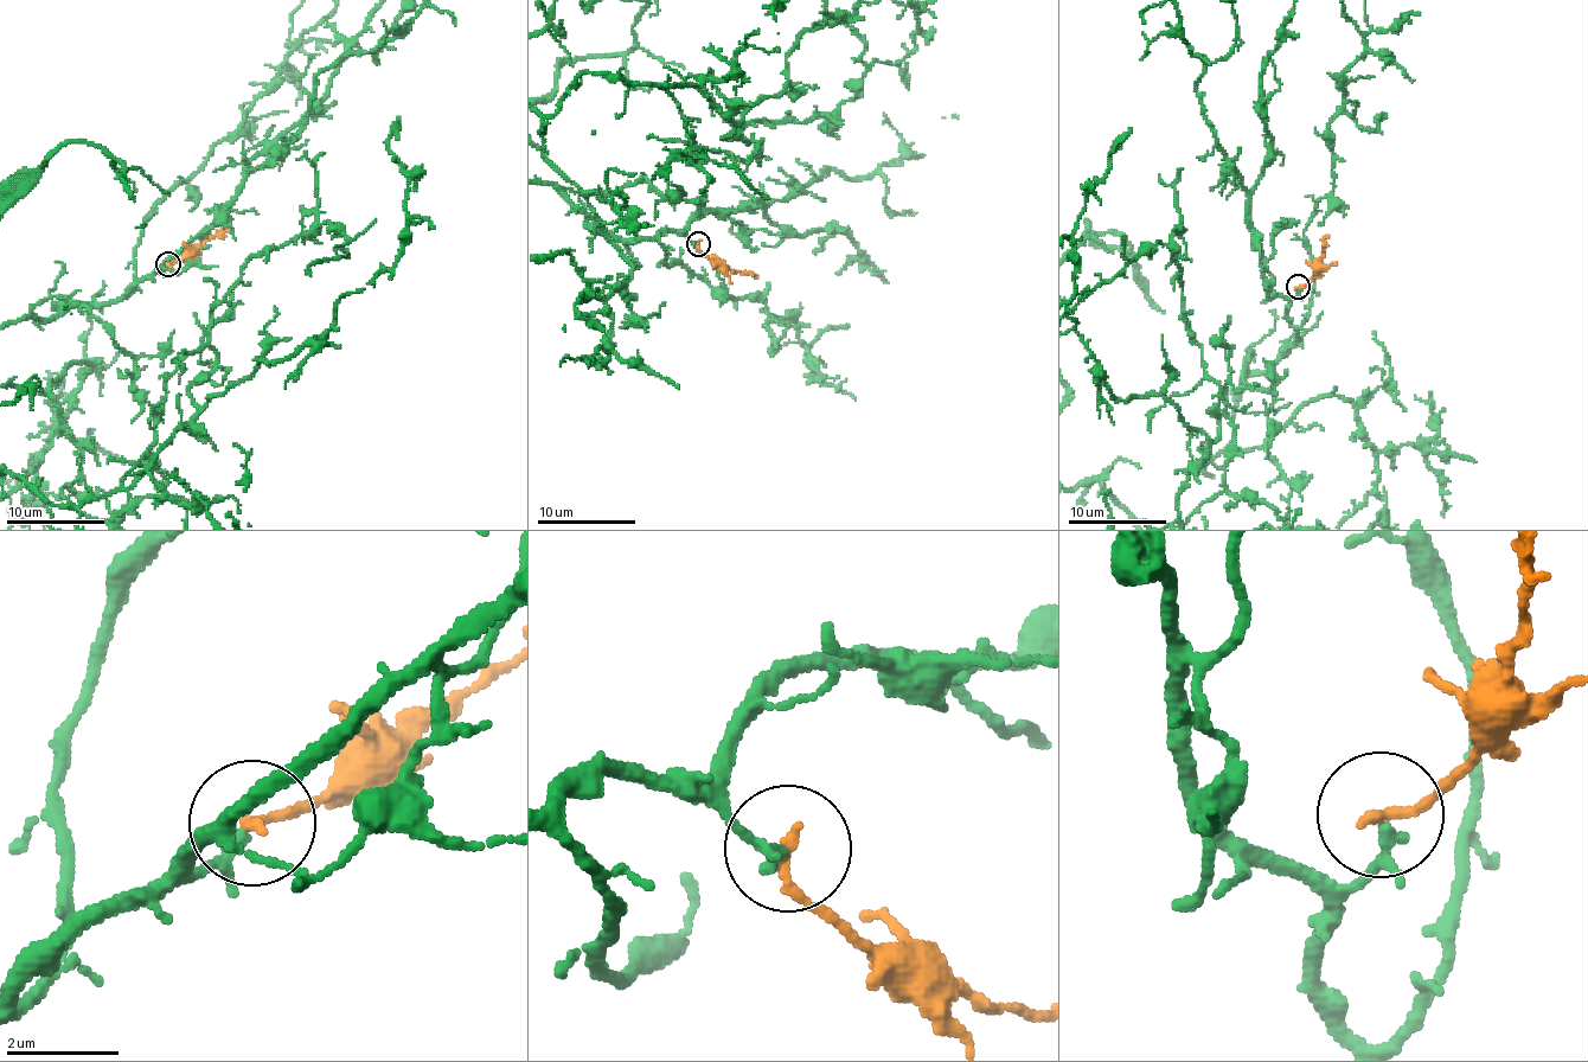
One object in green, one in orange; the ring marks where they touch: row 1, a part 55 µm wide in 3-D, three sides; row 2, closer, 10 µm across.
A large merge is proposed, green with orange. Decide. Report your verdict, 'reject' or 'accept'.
accept

